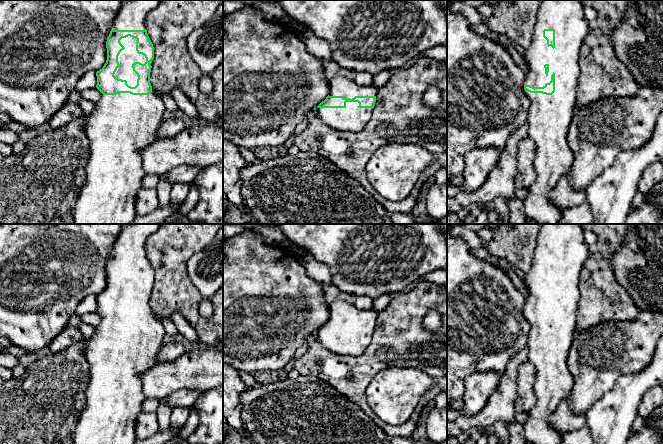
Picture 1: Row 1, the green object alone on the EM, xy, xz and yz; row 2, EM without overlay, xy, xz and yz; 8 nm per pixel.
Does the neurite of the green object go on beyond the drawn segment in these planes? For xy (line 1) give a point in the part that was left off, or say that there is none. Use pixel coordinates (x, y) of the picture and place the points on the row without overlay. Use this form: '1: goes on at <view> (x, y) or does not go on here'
1: goes on at xy (120, 349)

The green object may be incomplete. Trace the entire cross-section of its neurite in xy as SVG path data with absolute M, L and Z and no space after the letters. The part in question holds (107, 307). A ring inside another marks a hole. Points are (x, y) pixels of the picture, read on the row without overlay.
M121 224L121 231L106 265L107 284L96 296L96 312L102 317L93 335L85 343L85 357L89 364L90 380L85 392L86 404L76 423L73 444L134 444L137 440L135 420L146 399L142 391L140 373L156 365L158 352L166 331L150 307L154 271L146 254L146 239L160 224Z

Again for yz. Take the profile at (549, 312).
M541 224L531 268L524 274L524 283L529 291L525 295L524 313L530 323L526 356L537 371L533 386L535 404L528 412L527 421L523 425L526 441L531 444L561 444L563 440L564 433L551 425L550 418L561 401L571 396L575 384L568 367L568 355L576 333L576 317L581 296L580 273L589 256L589 245L585 241L581 224Z

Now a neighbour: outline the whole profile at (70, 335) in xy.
M67 325L49 344L49 349L51 354L58 353L70 347L73 344L76 344L80 341L83 341L84 337L78 327L73 327Z

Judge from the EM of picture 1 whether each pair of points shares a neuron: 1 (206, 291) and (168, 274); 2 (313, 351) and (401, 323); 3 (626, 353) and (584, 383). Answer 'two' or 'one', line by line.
1: two
2: one
3: one

